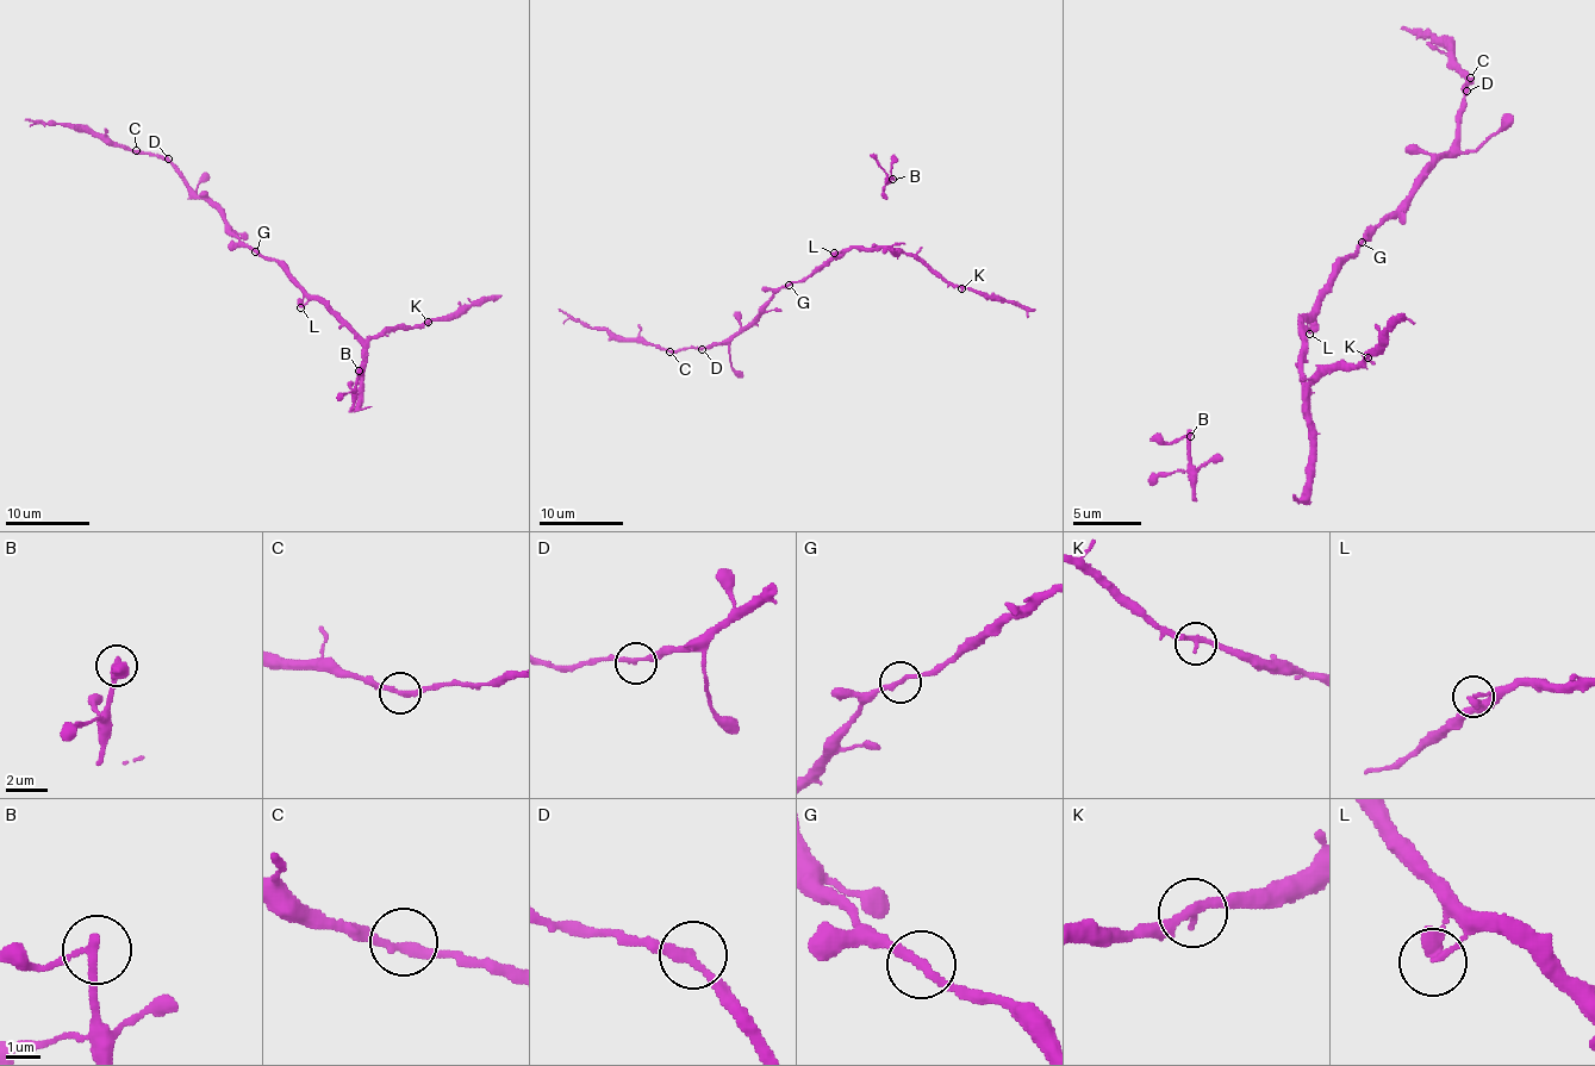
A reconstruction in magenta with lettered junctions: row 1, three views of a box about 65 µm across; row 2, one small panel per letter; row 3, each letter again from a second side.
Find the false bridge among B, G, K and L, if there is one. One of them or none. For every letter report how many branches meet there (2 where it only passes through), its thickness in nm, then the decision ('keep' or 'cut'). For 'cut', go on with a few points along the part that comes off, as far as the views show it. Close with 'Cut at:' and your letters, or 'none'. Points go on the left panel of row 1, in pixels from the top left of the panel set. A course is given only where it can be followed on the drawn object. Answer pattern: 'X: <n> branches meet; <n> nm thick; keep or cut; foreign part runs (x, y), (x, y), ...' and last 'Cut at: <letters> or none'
B: 2 branches meet; 240 nm thick; keep
G: 2 branches meet; 240 nm thick; keep
K: 2 branches meet; 280 nm thick; keep
L: 2 branches meet; 280 nm thick; keep
Cut at: none

